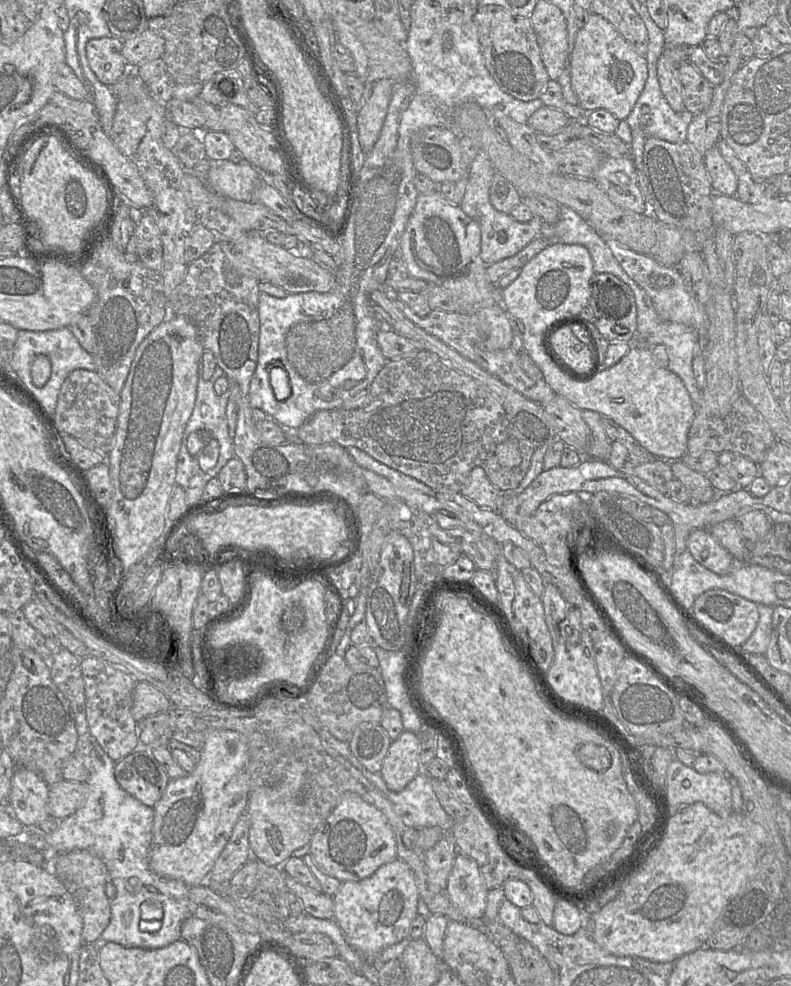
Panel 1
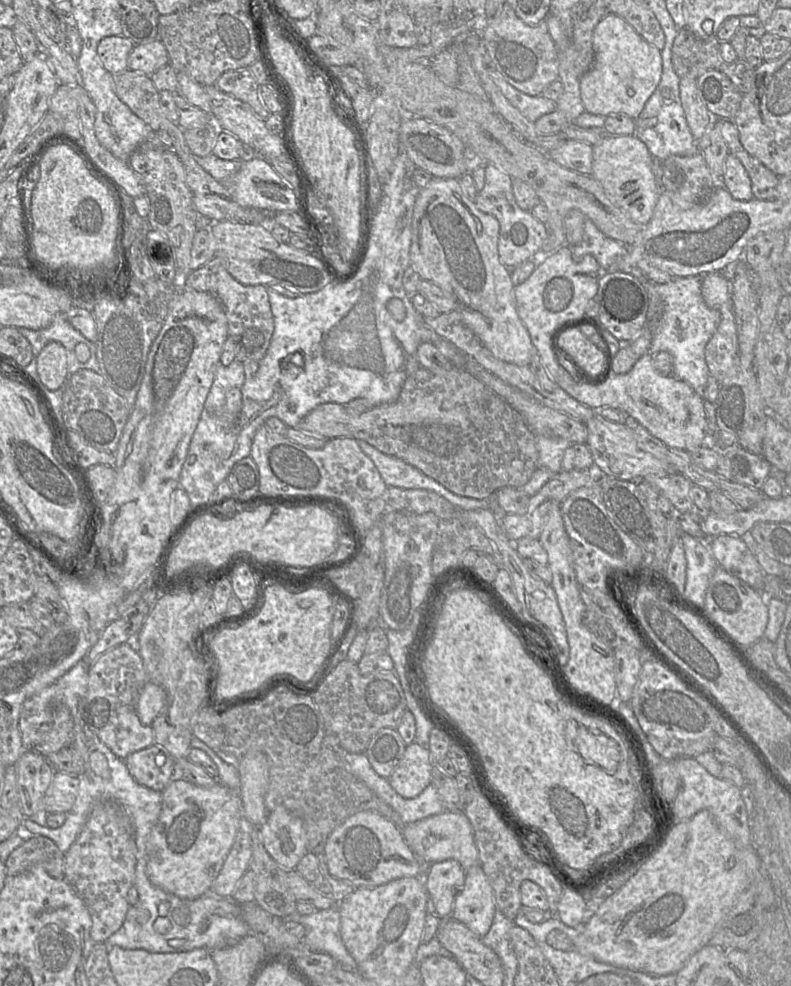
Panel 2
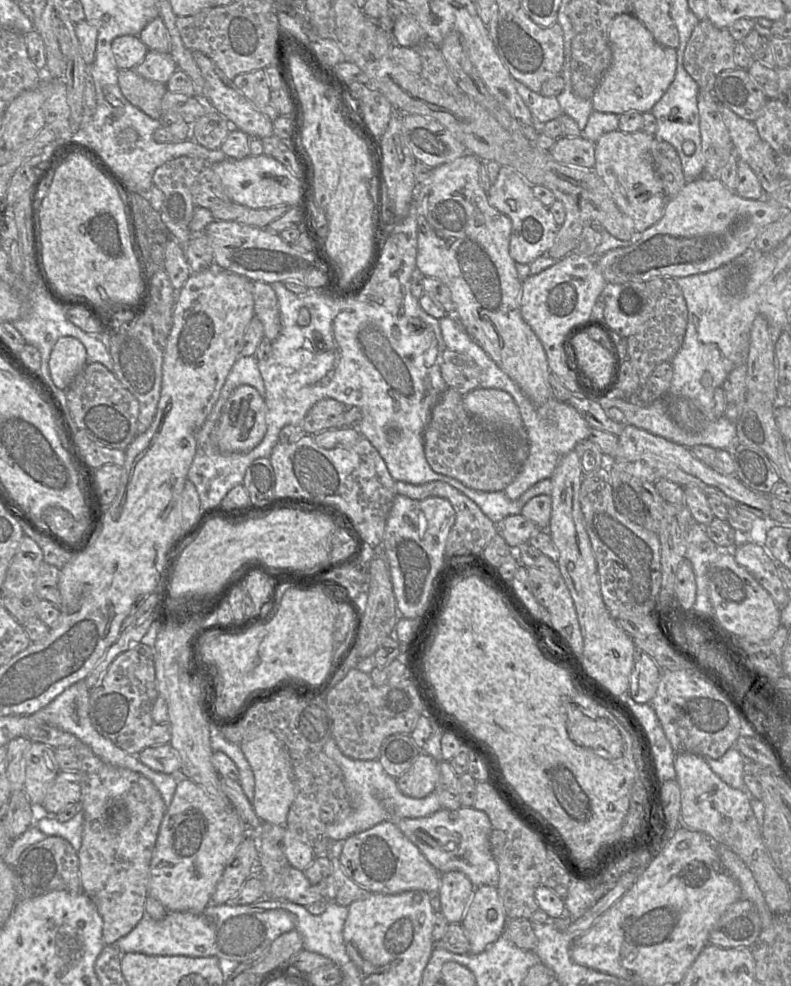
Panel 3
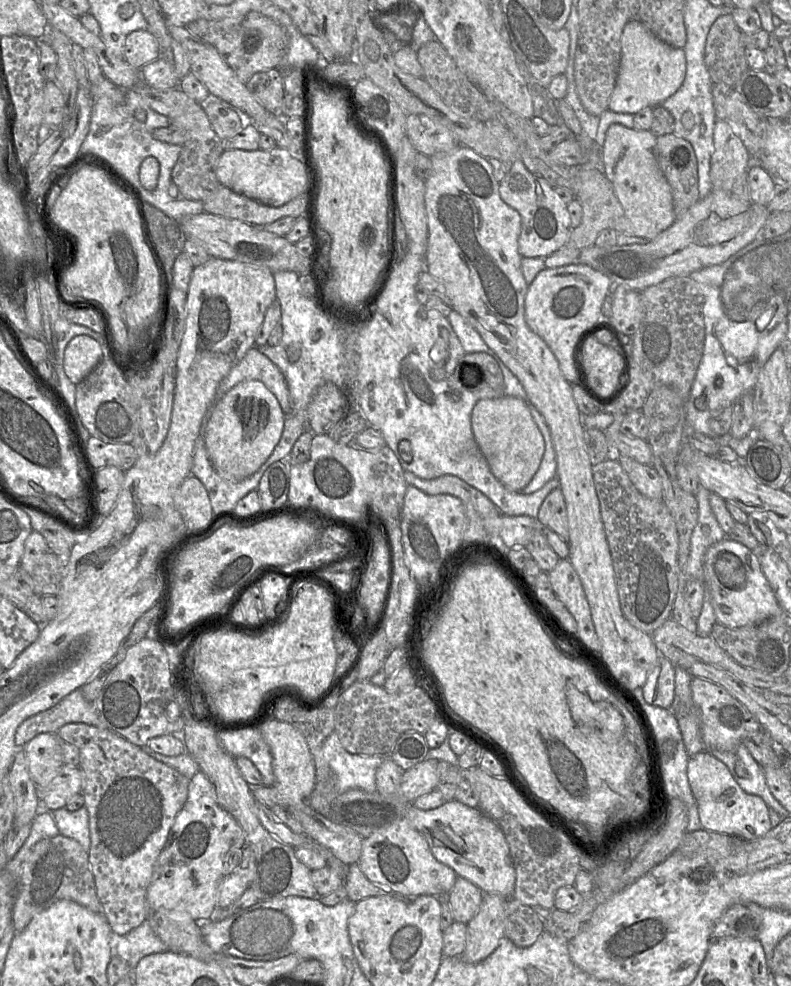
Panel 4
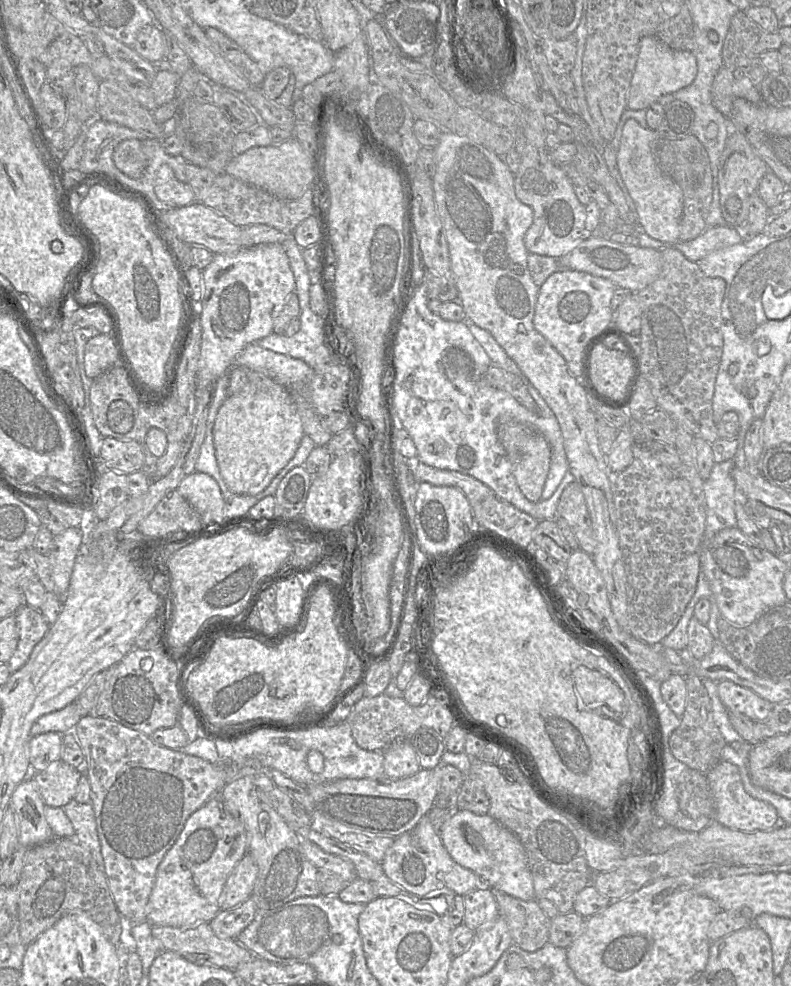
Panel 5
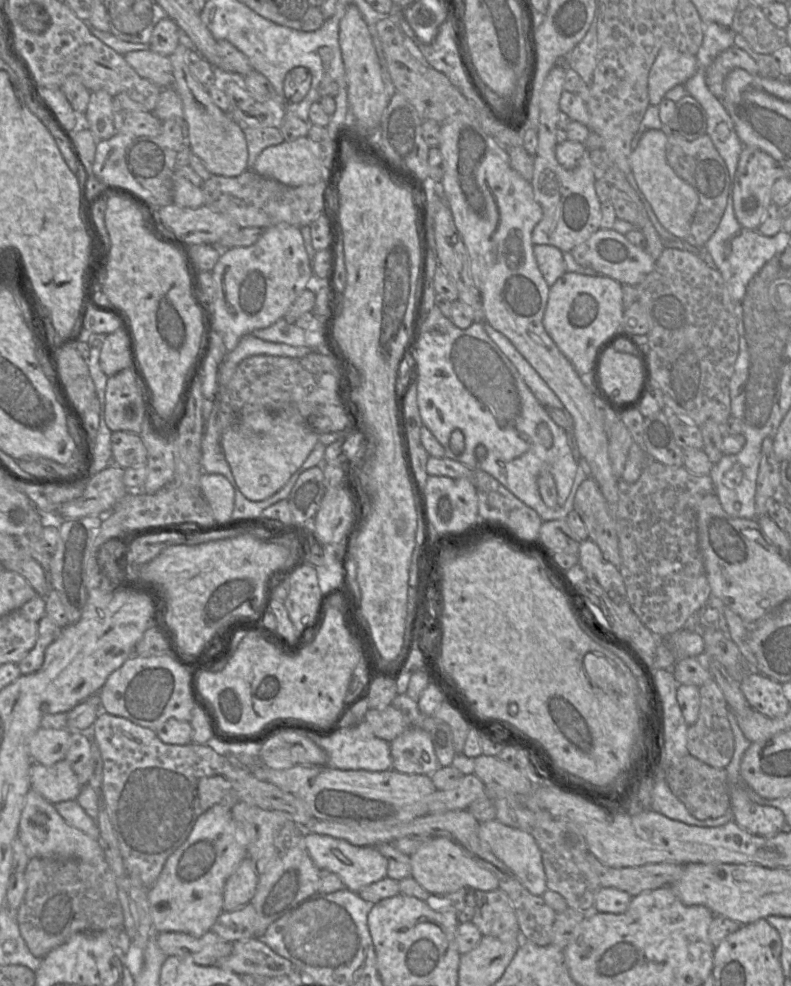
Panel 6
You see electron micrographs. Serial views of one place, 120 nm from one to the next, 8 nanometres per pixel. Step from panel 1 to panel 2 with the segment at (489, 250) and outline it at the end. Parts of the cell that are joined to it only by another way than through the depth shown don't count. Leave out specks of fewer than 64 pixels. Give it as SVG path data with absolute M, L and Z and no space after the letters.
M485 163L485 181L474 200L476 207L499 222L498 255L499 261L507 268L516 268L532 259L542 247L547 237L545 224L533 217L530 211L518 207L512 192L512 178L491 163Z

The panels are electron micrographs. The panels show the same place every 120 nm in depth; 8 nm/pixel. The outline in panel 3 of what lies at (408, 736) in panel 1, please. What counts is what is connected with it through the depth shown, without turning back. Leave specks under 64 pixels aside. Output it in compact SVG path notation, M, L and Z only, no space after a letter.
M422 751L410 768L396 779L396 784L404 795L424 798L435 790L437 781L438 761Z

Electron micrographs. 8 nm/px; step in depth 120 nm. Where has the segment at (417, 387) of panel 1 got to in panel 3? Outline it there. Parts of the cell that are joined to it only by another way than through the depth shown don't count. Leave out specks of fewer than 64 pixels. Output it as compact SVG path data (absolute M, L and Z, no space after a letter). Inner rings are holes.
M448 387L432 409L424 432L424 453L429 466L436 473L454 478L473 490L497 492L504 491L516 478L528 457L529 445L527 432L526 437L521 437L517 432L501 432L469 414L464 407L464 396ZM323 399L317 402L306 414L303 422L301 423L301 428L304 430L306 434L316 434L320 431L325 431L328 429L337 429L338 427L352 427L352 426L343 426L343 416L346 412L346 405L343 403L334 400L334 399Z

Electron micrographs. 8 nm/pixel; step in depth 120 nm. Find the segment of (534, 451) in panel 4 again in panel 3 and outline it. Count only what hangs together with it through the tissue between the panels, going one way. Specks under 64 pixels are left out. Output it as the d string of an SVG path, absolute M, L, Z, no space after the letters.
M476 388L464 395L469 414L501 432L517 432L526 437L519 409L513 397L502 390Z

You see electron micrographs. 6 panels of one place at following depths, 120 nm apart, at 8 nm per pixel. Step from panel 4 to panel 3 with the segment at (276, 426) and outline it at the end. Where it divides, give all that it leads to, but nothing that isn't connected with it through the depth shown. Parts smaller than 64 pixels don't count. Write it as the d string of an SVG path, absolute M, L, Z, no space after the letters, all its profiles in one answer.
M242 385L226 401L215 428L215 445L223 453L246 453L258 446L267 432L267 406L264 397L252 386Z

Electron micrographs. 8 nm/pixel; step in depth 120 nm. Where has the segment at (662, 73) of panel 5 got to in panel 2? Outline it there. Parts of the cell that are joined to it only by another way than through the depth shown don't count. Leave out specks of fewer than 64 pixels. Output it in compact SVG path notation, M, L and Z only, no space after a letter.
M608 14L596 25L593 49L593 64L580 78L585 111L596 115L623 113L636 119L660 82L661 50L648 43L625 19L615 14Z

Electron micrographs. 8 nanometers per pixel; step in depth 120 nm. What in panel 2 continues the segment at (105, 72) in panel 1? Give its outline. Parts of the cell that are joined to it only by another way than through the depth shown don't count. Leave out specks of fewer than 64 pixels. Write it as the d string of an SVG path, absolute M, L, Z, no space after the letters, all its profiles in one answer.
M123 35L103 38L97 46L97 54L104 68L112 75L128 69L128 57L135 44Z

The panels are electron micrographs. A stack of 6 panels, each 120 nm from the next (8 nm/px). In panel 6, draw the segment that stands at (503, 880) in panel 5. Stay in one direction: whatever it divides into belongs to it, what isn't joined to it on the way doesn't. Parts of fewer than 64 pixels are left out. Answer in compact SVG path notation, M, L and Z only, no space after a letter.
M495 819L480 823L479 838L488 845L491 852L510 869L516 879L531 894L542 896L545 893L547 887L541 851L530 834L506 826Z

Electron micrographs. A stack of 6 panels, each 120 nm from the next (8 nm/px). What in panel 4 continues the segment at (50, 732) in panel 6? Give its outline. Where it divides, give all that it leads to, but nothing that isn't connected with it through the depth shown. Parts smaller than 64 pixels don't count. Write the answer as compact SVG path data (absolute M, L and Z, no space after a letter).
M41 733L24 746L31 779L37 787L45 787L62 767L62 741L53 733Z

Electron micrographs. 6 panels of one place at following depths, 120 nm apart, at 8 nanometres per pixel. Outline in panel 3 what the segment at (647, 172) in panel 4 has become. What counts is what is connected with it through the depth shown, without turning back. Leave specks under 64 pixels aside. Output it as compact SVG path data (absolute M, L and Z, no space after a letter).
M615 130L602 135L594 144L593 170L606 185L618 208L633 220L637 234L662 218L668 200L653 163L654 140L653 135L643 131L626 133Z

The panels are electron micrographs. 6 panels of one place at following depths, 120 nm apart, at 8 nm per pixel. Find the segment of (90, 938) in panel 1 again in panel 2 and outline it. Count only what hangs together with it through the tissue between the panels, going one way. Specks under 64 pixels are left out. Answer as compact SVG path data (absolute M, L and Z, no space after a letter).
M116 801L97 803L80 835L64 854L65 880L81 898L90 913L92 919L90 936L95 943L103 943L123 925L130 908L127 895L134 885L136 862L135 826L130 812Z

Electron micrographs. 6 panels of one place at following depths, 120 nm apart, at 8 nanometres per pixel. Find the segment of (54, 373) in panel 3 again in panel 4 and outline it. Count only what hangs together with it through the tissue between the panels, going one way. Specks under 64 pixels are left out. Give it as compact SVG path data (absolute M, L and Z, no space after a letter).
M86 335L75 336L64 351L64 372L77 385L95 369L103 357L103 349L98 341Z

